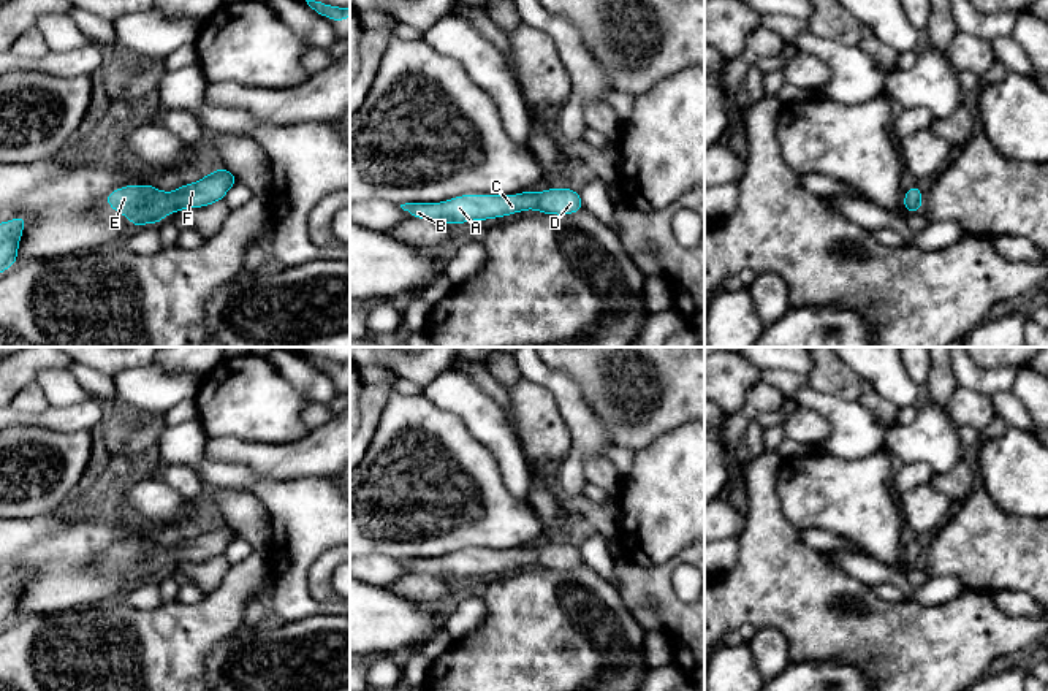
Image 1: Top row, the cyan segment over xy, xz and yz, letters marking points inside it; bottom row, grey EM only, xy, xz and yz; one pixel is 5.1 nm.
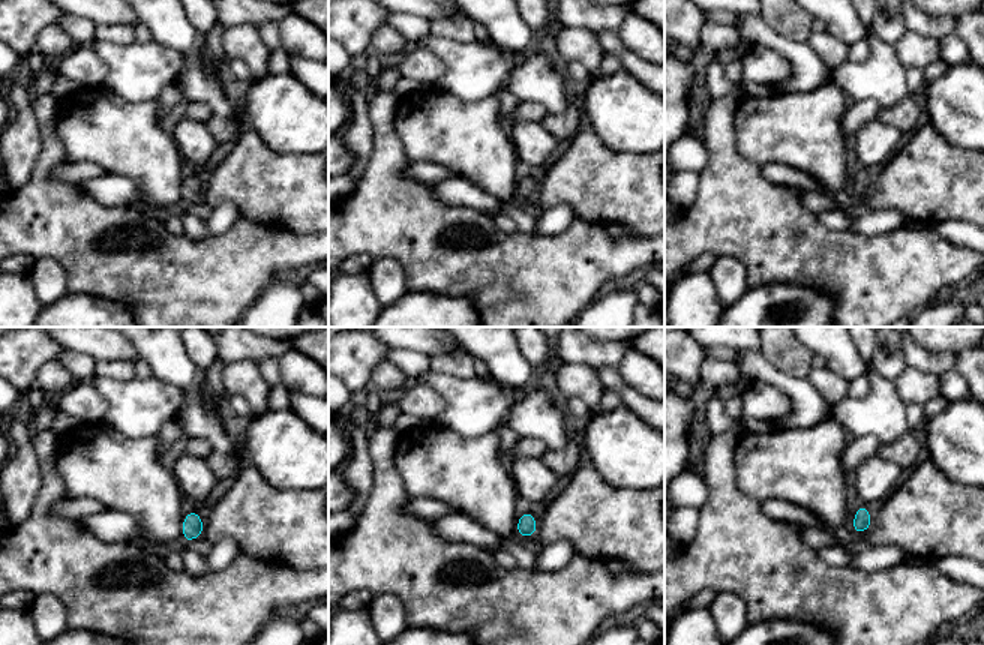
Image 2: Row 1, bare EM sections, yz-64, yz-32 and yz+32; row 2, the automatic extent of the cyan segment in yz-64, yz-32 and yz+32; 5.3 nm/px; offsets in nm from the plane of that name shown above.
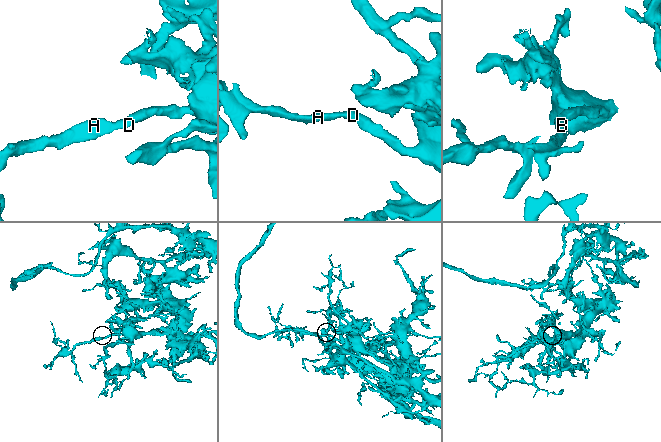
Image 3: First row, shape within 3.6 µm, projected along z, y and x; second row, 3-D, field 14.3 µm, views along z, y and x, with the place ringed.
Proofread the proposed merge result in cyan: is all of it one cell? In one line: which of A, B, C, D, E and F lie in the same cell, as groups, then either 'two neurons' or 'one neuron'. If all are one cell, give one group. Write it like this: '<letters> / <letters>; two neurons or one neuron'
A B C D E F; one neuron

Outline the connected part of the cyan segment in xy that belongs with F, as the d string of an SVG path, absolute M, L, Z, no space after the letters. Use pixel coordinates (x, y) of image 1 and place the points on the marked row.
M225 166L214 170L199 181L161 192L150 184L130 184L104 197L106 203L125 216L135 227L158 223L168 214L185 208L203 208L225 198L237 178Z

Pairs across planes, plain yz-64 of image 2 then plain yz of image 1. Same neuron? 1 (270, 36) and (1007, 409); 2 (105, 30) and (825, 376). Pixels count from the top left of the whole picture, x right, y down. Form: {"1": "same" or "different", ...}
{"1": "same", "2": "same"}

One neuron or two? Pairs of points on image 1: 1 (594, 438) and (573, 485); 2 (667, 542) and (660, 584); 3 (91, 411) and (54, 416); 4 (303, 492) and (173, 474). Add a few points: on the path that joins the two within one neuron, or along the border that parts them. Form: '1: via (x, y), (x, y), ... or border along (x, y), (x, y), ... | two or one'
1: via (583, 449), (573, 463), (573, 474) | one
2: border along (687, 545), (662, 563), (637, 565), (627, 560) | two
3: via (81, 416), (64, 416) | one
4: border along (165, 463), (190, 466), (208, 487) | two

